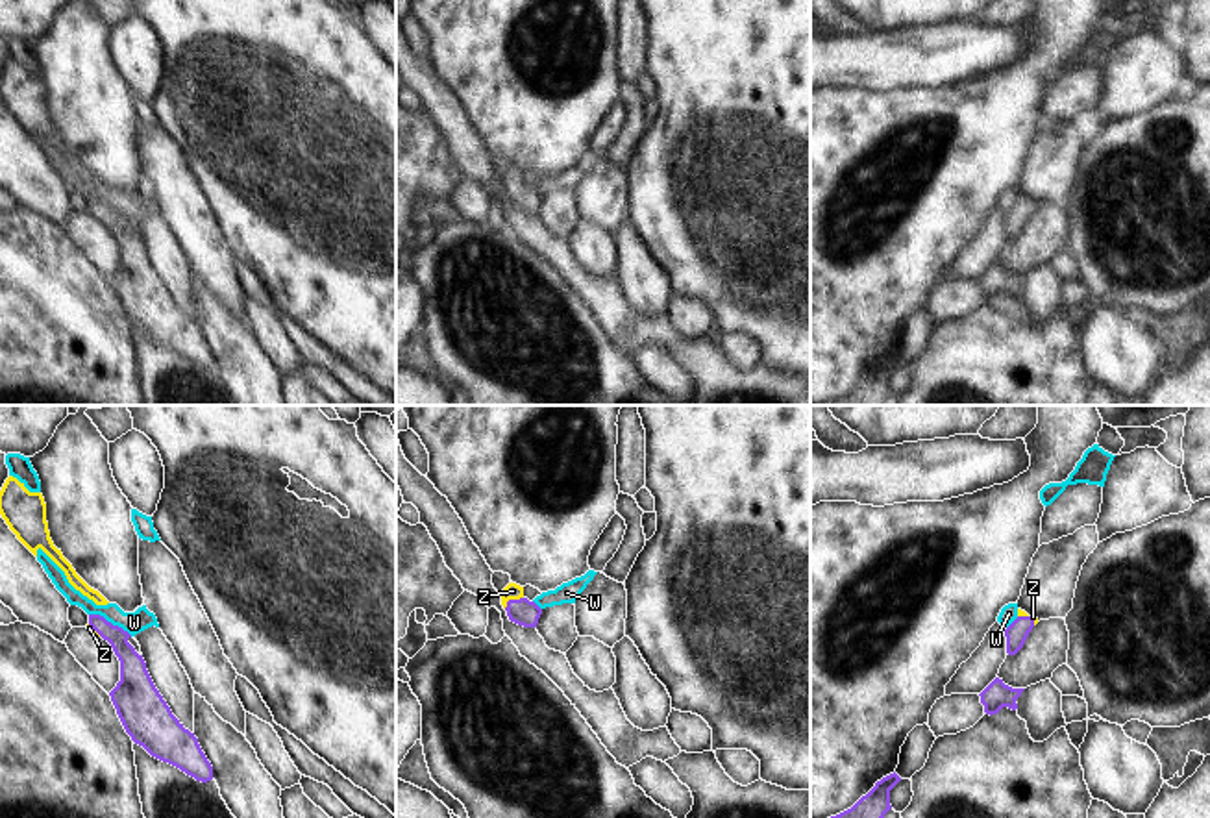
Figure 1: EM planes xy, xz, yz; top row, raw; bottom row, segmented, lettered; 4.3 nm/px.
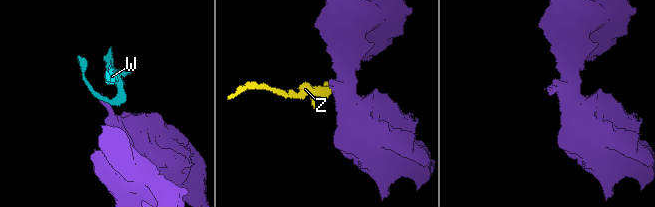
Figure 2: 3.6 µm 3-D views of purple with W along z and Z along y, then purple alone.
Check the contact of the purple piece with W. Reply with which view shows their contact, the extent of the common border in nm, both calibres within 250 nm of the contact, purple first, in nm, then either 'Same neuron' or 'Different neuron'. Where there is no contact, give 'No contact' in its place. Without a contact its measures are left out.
Touches purple in xy. Shared border 220 nm. Thickness 120 nm (purple) against 100 nm. Different neuron

